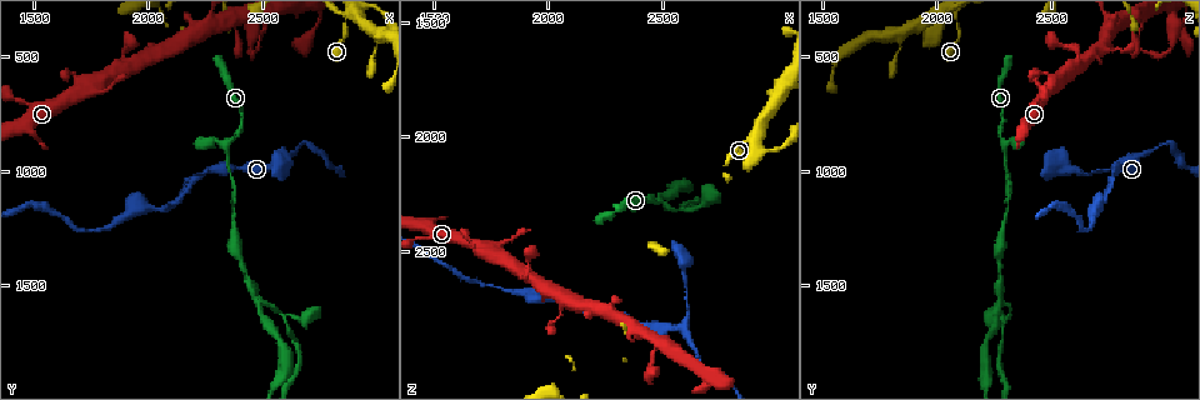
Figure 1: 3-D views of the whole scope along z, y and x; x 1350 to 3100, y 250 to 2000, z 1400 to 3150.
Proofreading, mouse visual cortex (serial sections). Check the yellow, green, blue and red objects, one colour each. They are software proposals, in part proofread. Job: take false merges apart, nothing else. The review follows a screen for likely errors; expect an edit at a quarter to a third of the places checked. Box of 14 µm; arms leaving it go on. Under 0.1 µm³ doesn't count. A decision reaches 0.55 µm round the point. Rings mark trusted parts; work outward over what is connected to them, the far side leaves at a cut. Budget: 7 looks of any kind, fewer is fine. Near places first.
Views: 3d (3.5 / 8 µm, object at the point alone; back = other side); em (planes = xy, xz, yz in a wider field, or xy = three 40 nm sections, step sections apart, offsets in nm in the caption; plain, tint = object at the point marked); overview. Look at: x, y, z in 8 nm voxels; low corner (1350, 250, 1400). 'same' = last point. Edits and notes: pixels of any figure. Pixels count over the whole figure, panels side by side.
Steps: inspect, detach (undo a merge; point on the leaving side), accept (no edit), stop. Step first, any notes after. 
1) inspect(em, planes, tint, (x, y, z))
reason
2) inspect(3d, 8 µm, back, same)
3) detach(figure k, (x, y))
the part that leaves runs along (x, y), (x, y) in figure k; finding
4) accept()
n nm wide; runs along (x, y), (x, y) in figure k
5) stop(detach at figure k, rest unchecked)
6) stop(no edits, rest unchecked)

inspect(3d, 3.5 µm, (2460, 1540, 2290))
two arms in line, one across

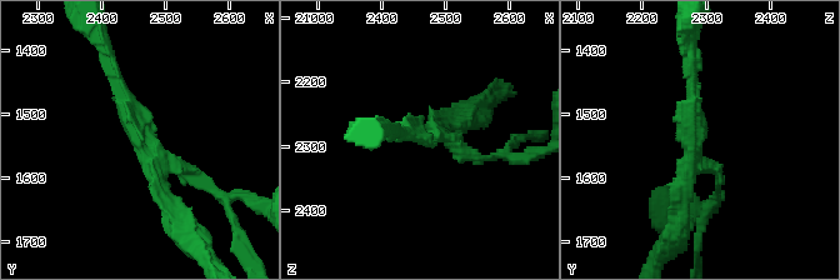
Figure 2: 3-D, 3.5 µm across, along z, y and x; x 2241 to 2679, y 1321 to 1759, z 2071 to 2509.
inspect(em, planes, tint, (2460, 1535, 2280))
3 arms; arms of 150, 200, 200 nm; shape alone is not enough

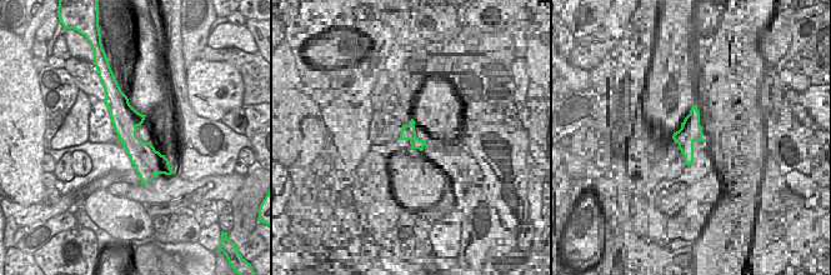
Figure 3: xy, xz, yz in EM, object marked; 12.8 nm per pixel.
inspect(em, xy, step 3, tint, same)
cut it another way

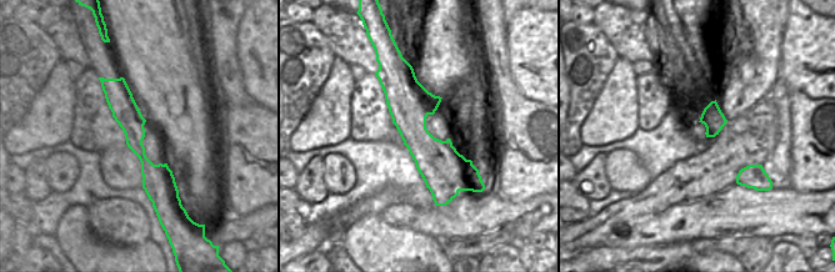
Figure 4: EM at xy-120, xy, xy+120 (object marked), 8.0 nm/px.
detach(figure 2, (166, 215))
the part that leaves runs along (126, 106), (156, 191), (173, 214) in figure 2; a second cell is stuck on

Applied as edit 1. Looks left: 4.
inspect(overview)
redraw

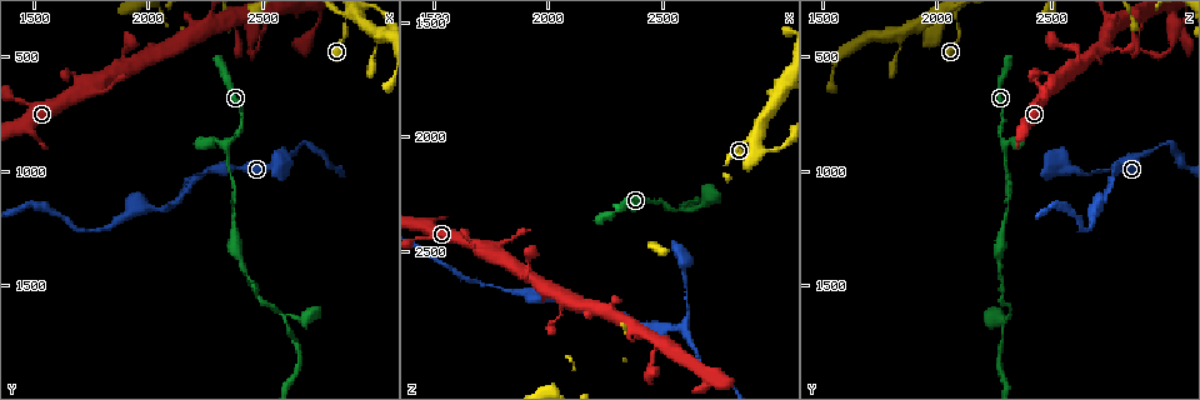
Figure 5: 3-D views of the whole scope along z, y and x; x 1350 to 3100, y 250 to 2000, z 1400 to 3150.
inspect(em, xy, step 2, tint, (2620, 950, 2800))
side arm on a straight run

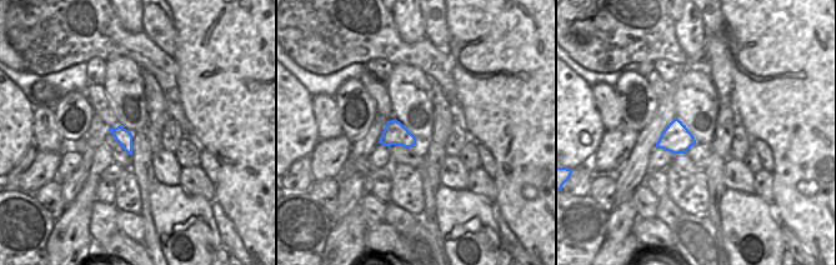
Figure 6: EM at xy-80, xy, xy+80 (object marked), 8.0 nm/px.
inspect(3d, 3.5 µm, same)
see where the arms go

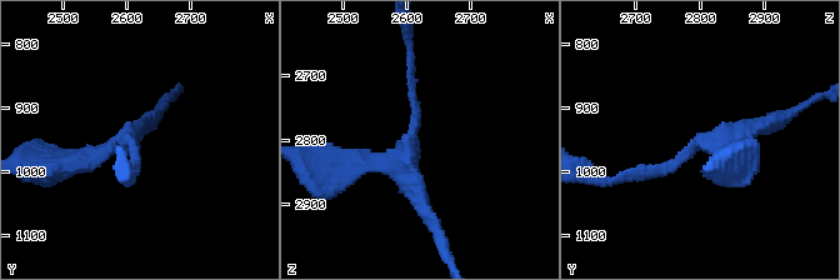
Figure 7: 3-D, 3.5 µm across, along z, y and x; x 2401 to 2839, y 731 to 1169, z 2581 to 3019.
accept()
3 arms; arms of 150, 200, 250 nm; runs along (343, 164), (408, 150), (411, 70) in figure 7; all the same cell

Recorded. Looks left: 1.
stop(detach at figure 2, rest unchecked)

